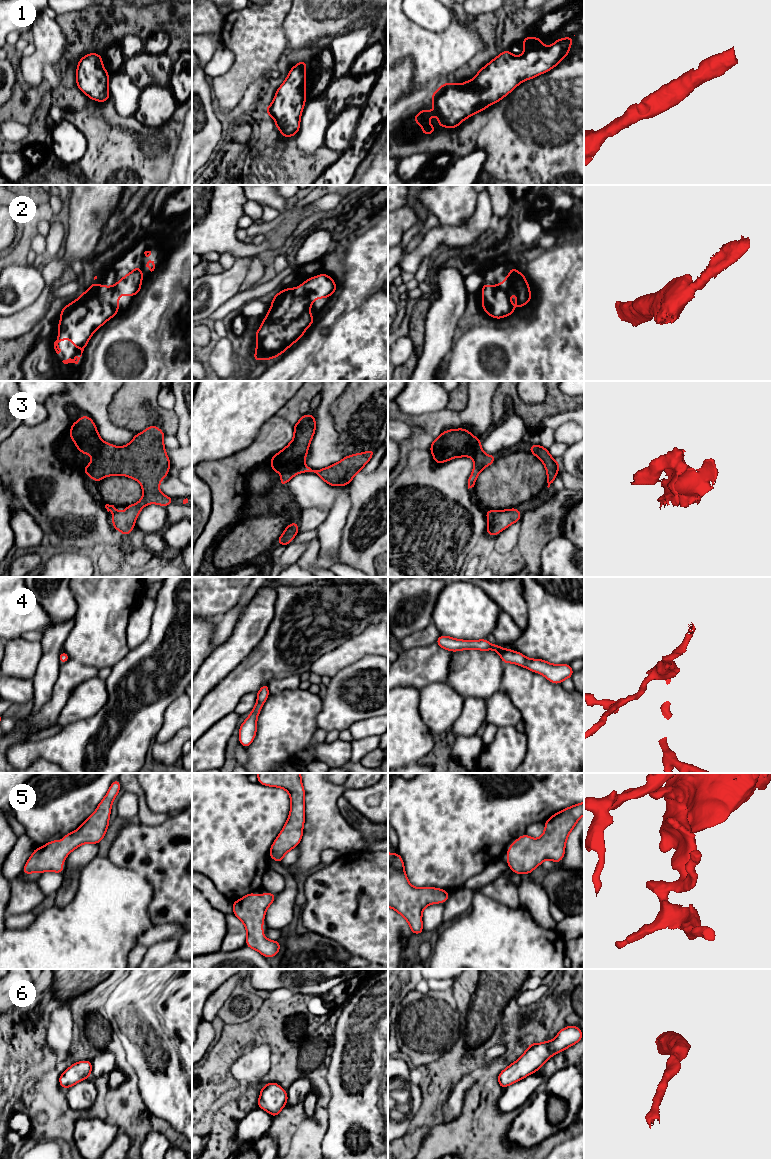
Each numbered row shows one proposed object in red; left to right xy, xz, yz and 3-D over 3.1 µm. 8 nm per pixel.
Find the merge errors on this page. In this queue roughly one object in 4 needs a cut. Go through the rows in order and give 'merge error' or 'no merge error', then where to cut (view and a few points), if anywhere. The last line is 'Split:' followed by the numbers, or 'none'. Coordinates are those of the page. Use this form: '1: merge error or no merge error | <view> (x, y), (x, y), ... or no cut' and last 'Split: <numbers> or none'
1: no merge error | no cut
2: no merge error | no cut
3: no merge error | no cut
4: no merge error | no cut
5: no merge error | no cut
6: no merge error | no cut
Split: none

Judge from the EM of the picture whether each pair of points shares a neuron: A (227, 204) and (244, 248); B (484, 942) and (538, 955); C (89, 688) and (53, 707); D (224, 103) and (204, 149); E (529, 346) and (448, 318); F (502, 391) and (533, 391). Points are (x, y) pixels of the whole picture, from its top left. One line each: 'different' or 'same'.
A: same
B: same
C: different
D: different
E: different
F: different

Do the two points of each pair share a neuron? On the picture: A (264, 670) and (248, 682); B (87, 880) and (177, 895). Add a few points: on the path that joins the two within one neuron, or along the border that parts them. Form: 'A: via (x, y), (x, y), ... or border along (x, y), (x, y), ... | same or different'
A: via (260, 670), (252, 678) | same
B: border along (139, 873), (153, 890), (149, 914) | different

